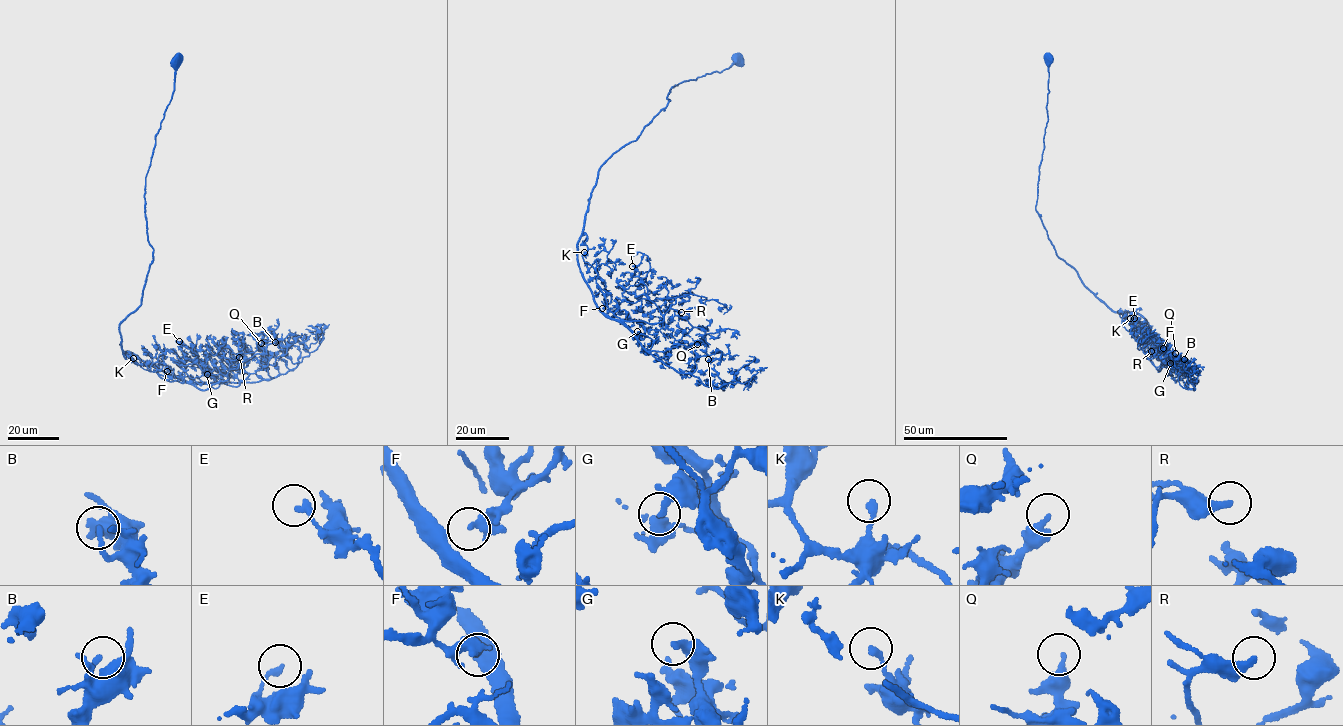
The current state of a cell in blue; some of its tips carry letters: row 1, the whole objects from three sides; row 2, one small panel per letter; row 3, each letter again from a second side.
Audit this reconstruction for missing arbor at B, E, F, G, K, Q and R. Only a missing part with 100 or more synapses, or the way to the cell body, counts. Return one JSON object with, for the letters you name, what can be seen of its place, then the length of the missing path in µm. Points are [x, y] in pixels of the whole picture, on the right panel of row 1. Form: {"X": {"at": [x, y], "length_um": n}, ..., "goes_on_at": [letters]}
{"R": {"at": [1151, 351], "length_um": 15}, "goes_on_at": ["R"]}

